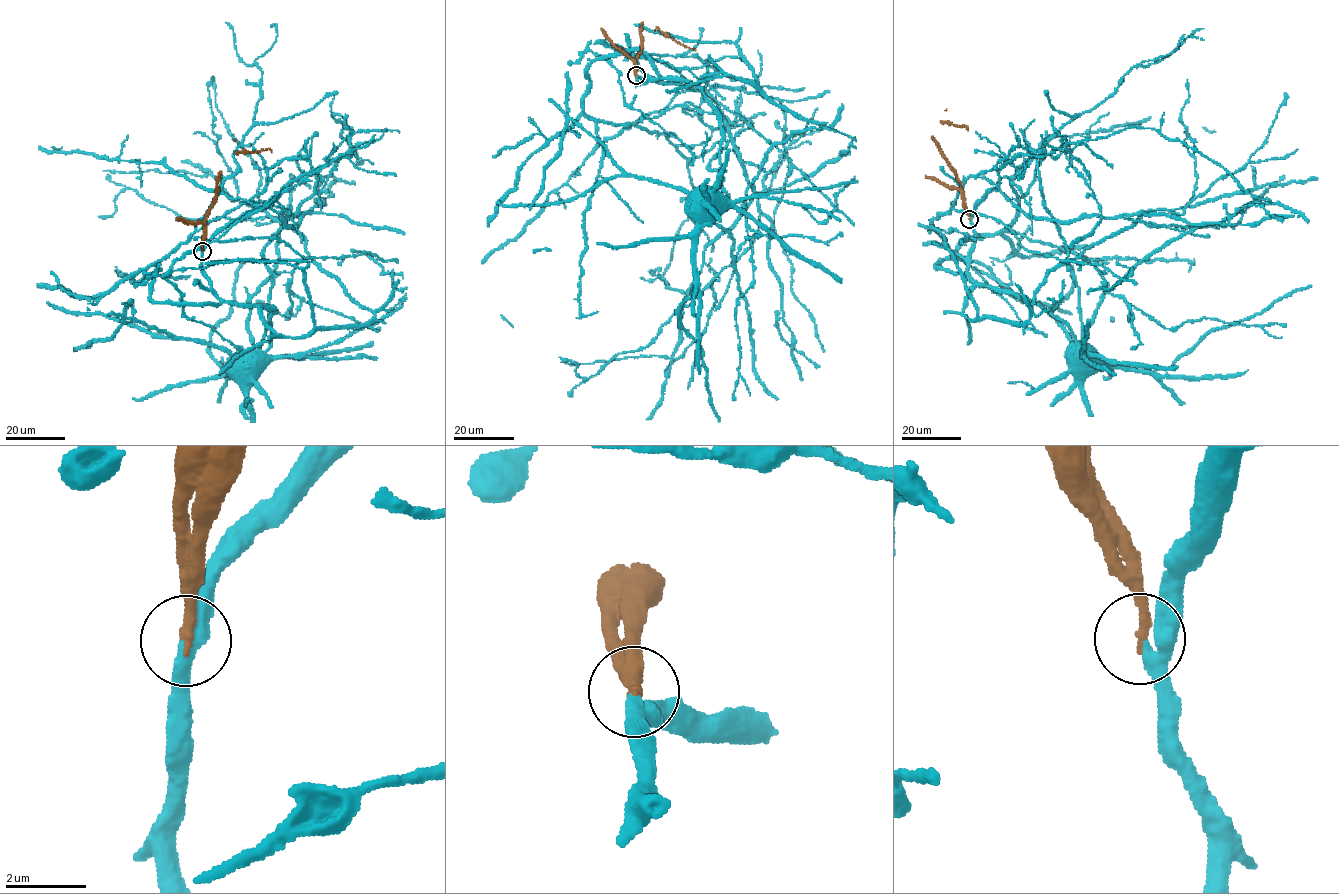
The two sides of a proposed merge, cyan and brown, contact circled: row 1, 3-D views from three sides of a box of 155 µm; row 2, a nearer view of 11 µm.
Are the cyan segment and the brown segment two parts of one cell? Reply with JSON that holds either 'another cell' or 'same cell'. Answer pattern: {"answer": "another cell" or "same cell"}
{"answer": "same cell"}

